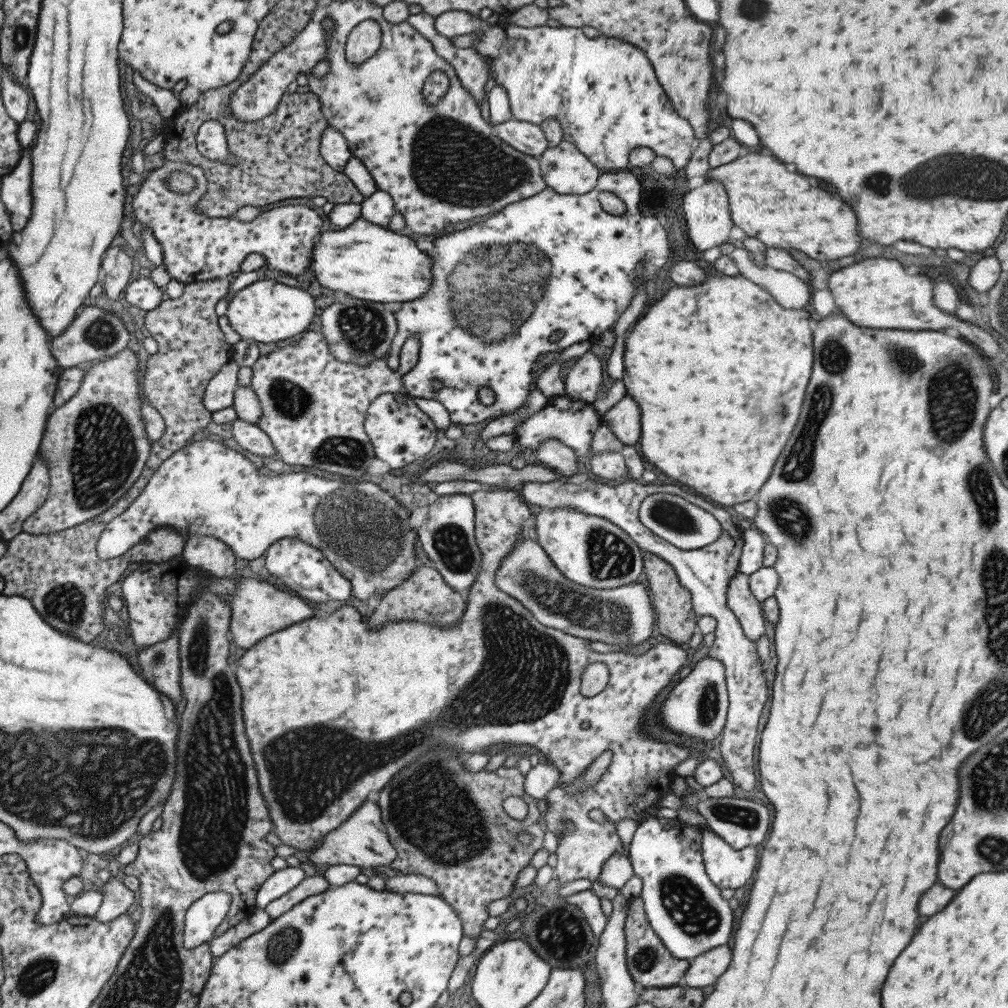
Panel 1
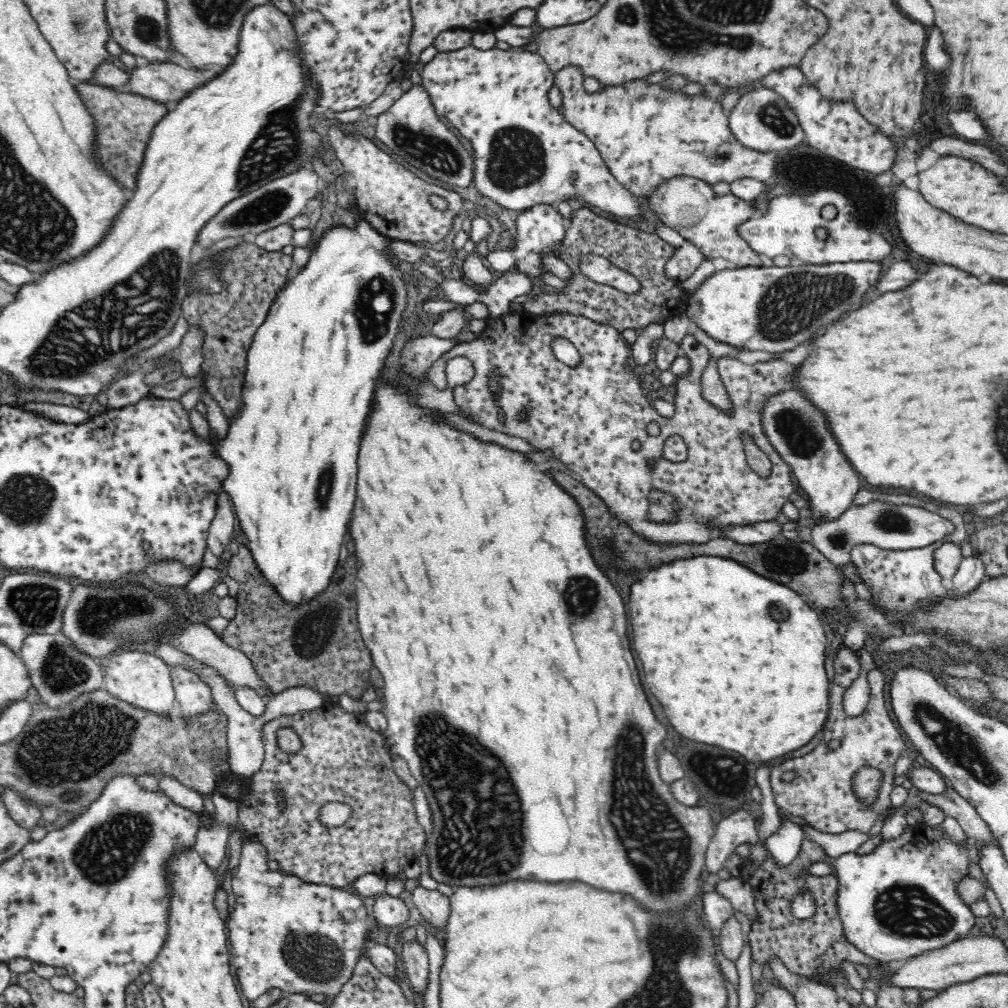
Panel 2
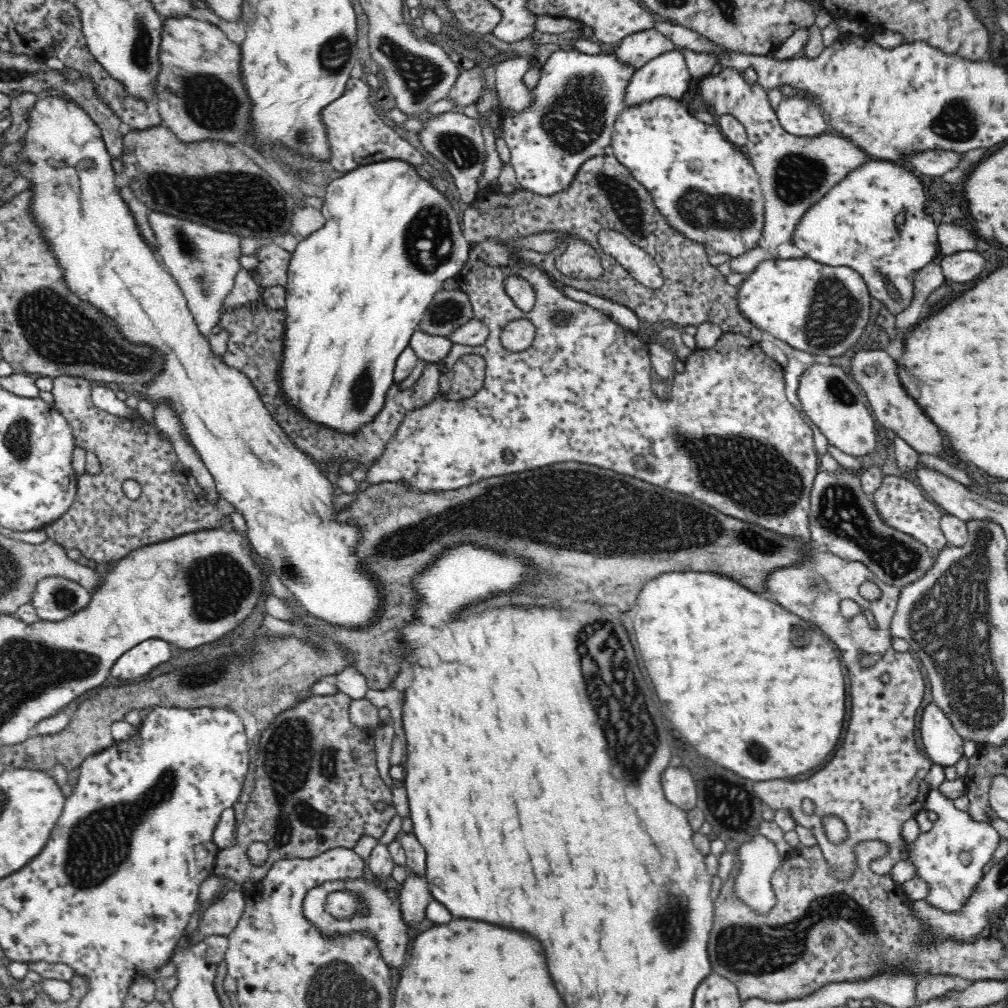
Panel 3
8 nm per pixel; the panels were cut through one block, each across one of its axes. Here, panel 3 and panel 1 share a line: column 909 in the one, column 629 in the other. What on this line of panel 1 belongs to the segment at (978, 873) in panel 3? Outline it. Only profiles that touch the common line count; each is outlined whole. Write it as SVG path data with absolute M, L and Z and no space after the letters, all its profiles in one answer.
M648 815L645 821L637 825L627 848L627 858L631 861L633 875L638 876L642 882L639 897L643 903L645 919L671 956L681 960L695 958L715 946L726 944L732 938L732 909L720 895L720 888L713 885L703 866L700 846L703 829L702 825L677 824L667 830L657 817Z

